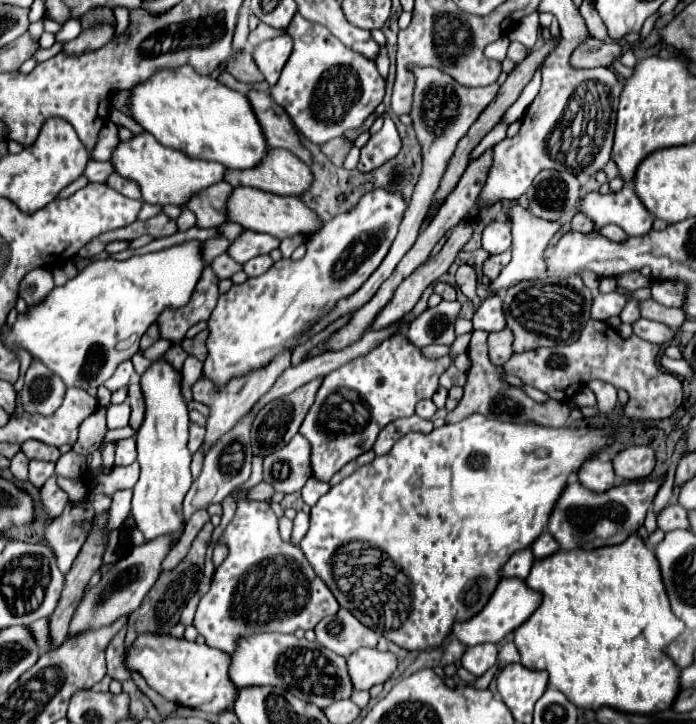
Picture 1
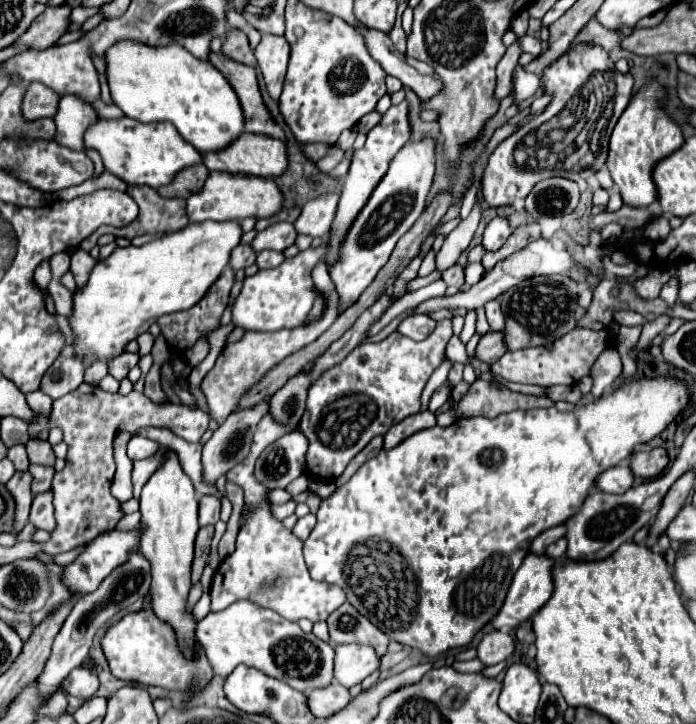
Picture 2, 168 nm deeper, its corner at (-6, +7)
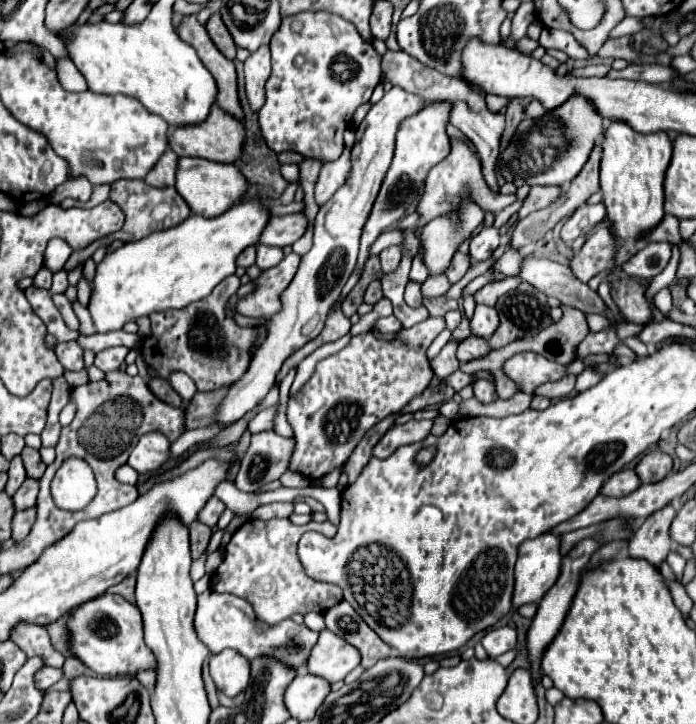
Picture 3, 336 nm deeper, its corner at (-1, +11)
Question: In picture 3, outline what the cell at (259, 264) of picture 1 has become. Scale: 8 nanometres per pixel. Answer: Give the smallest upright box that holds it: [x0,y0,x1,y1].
[256,245,284,271]

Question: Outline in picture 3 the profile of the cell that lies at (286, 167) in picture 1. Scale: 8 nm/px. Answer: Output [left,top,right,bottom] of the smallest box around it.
[168,105,242,163]

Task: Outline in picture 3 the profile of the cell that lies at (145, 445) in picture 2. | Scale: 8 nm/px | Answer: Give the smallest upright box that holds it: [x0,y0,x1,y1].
[128,433,170,475]

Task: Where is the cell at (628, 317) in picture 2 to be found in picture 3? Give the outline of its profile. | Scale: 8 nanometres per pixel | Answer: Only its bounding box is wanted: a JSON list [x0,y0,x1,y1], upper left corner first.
[518,257,604,313]

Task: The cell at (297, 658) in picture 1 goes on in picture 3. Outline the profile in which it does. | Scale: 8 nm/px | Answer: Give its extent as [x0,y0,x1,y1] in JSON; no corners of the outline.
[194,589,314,669]

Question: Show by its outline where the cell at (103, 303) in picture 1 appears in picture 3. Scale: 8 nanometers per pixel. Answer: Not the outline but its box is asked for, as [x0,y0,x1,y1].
[88,197,270,333]

